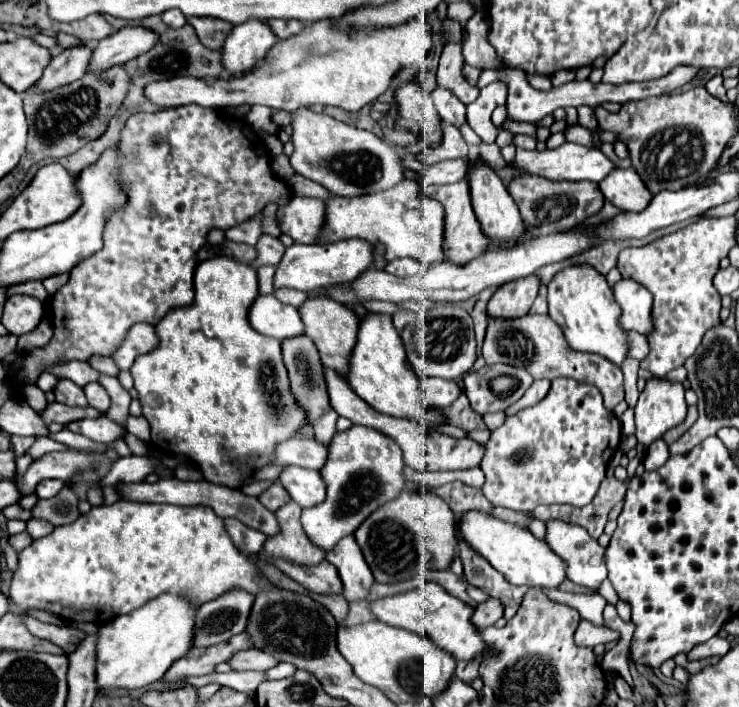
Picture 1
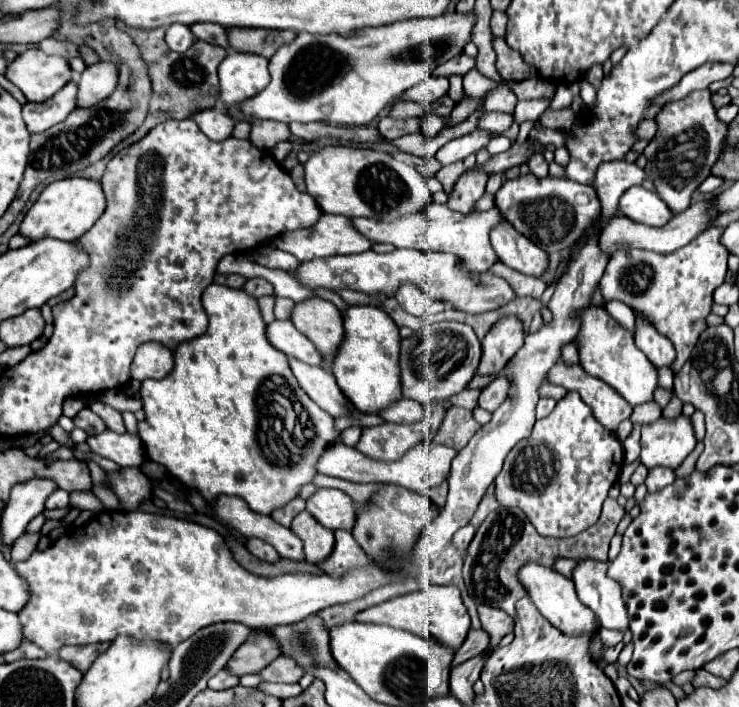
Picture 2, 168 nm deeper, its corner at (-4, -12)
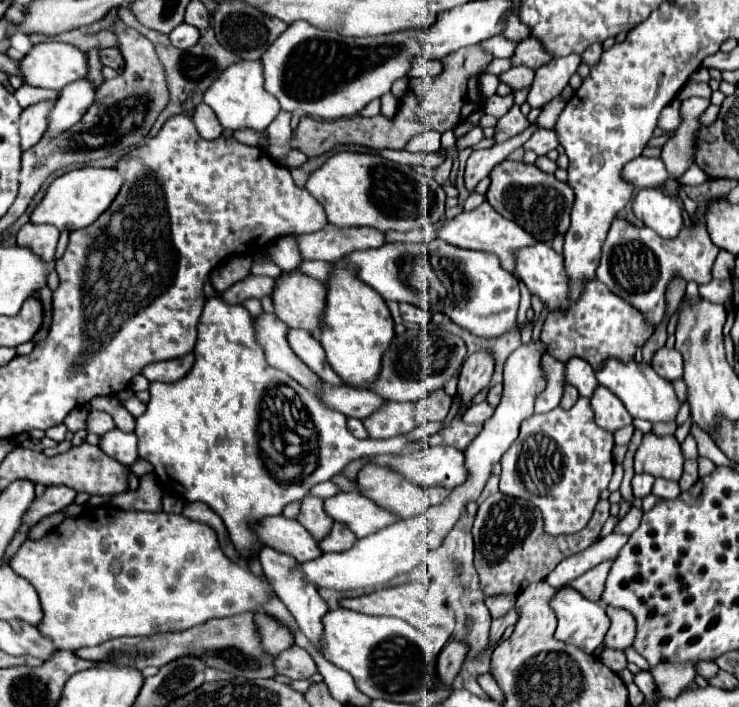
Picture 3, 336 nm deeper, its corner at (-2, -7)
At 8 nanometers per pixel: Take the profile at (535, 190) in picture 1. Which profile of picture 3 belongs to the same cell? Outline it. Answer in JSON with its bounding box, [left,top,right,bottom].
[486,161,574,243]

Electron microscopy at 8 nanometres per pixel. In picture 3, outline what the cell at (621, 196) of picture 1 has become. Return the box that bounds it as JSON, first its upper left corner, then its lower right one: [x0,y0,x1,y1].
[634,189,684,239]

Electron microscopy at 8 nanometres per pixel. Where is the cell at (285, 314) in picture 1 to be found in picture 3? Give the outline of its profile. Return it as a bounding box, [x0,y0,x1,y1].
[288,329,342,385]

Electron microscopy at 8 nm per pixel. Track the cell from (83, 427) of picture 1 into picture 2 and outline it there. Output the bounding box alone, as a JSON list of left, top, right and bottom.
[88,430,146,466]

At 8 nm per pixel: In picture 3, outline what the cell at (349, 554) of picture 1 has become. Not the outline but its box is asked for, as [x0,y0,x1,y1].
[320,523,356,553]

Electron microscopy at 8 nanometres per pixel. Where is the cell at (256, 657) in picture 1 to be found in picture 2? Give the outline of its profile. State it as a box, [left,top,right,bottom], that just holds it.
[260,656,304,684]

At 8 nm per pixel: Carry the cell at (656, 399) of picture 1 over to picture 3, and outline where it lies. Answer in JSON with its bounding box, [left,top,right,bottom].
[634,433,682,481]

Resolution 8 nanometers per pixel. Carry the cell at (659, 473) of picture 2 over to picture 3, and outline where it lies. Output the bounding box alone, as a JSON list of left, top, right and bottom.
[652,479,680,499]

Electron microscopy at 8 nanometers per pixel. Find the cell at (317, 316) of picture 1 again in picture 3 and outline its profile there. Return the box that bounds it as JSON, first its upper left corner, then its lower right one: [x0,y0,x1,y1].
[272,271,326,337]

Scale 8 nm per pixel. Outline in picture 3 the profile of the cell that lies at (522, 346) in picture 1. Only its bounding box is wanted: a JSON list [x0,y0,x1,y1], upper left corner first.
[592,387,632,431]

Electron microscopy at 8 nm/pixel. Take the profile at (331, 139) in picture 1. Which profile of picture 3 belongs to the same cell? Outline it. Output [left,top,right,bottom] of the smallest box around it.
[306,153,446,231]

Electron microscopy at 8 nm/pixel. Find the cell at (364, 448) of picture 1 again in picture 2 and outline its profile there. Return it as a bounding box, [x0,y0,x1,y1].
[356,418,442,462]

